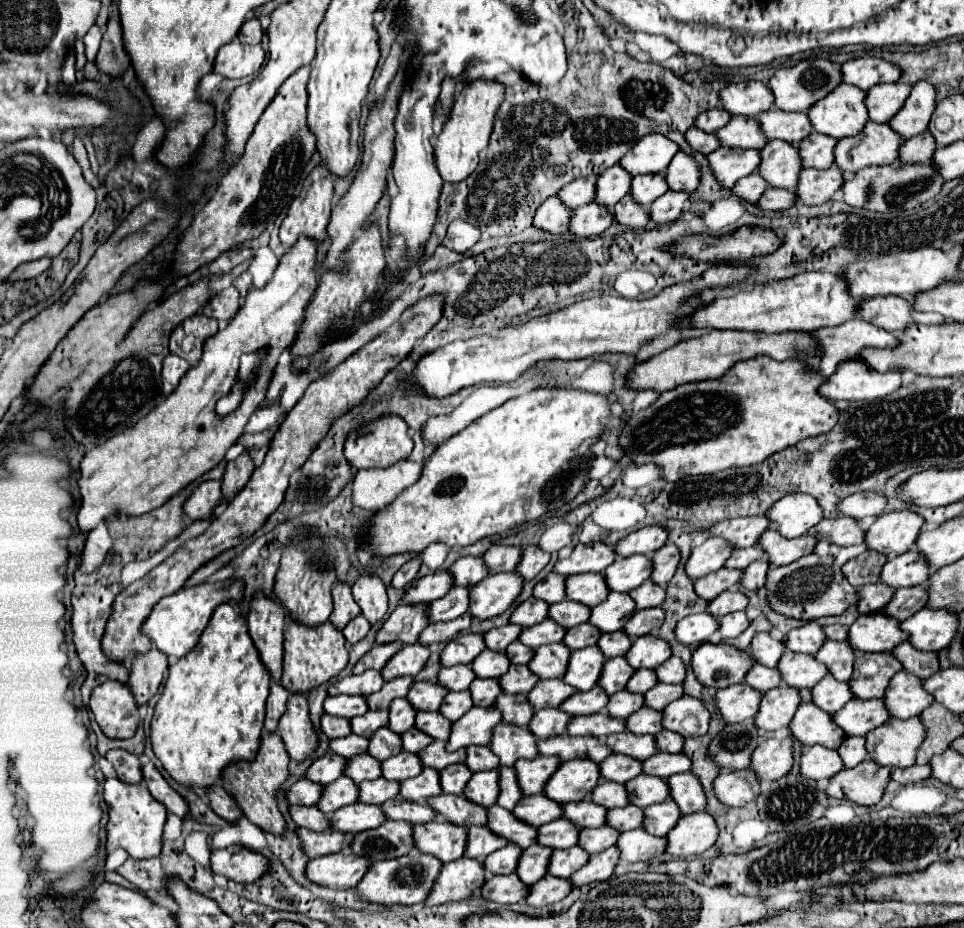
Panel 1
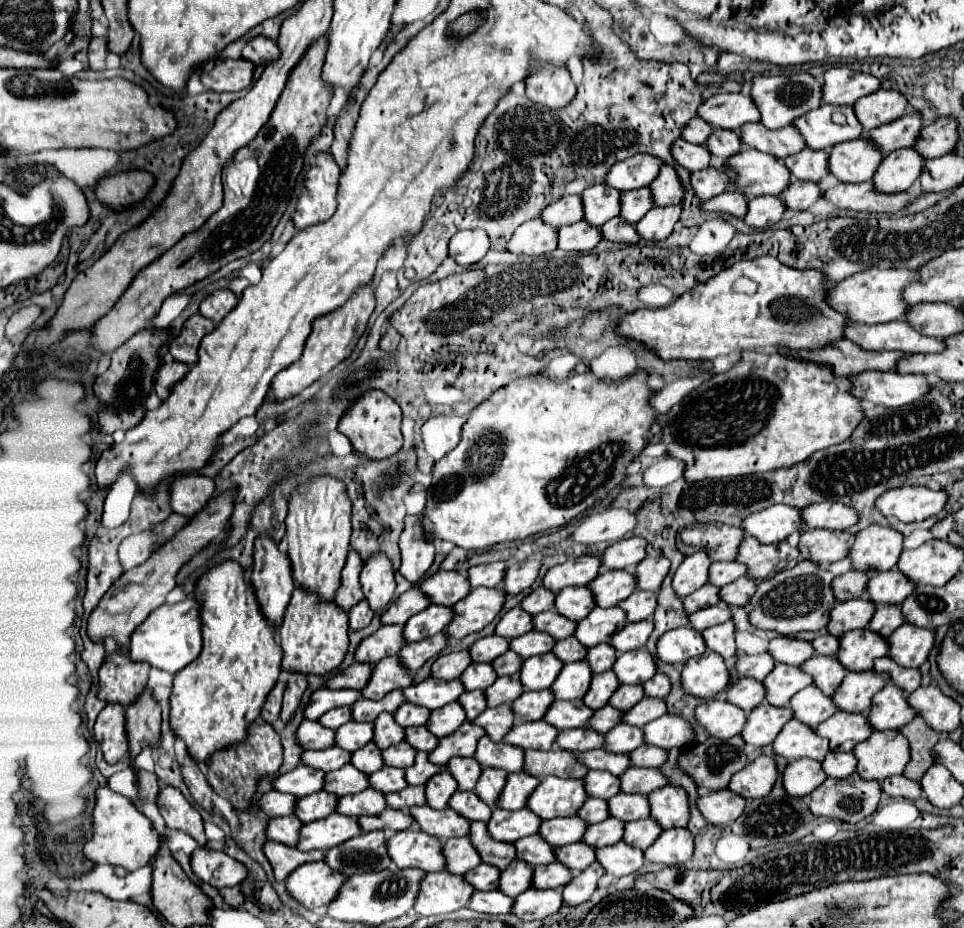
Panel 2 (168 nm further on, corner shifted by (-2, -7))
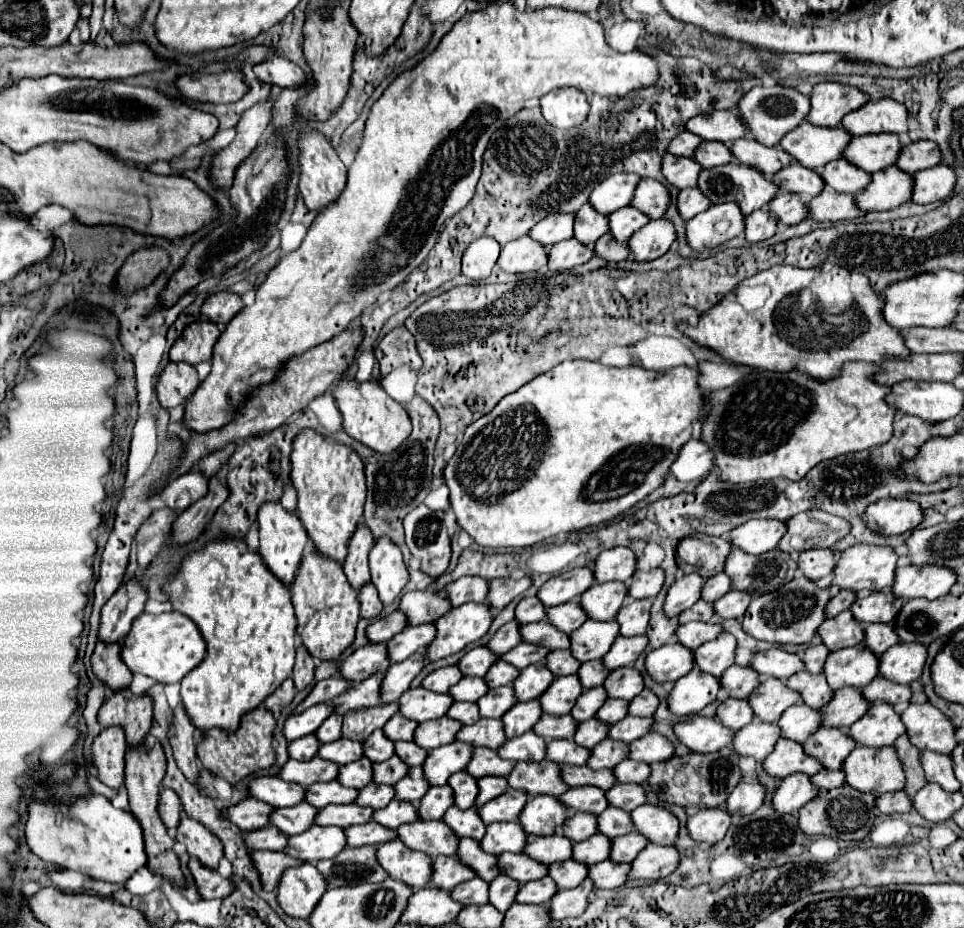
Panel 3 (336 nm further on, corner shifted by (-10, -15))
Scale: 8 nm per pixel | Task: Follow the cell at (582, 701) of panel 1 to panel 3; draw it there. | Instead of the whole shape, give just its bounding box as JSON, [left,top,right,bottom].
[533,713,577,739]

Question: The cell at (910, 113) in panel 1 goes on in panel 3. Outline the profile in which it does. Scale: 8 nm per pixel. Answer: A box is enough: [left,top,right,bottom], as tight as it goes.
[841,135,899,173]

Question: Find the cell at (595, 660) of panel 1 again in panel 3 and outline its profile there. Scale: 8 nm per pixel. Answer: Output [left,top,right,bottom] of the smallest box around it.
[537,675,583,715]

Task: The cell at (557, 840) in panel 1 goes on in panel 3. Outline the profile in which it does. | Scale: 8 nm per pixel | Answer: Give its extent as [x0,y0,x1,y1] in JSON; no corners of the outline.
[497,853,547,883]

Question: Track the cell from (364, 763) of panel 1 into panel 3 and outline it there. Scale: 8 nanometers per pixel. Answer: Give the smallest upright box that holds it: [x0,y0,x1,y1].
[305,781,359,809]

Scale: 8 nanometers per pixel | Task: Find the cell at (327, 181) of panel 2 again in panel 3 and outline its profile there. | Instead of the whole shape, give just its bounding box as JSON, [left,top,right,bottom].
[297,131,347,211]

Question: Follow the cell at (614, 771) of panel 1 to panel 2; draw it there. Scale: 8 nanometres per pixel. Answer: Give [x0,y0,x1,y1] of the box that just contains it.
[585,771,621,799]

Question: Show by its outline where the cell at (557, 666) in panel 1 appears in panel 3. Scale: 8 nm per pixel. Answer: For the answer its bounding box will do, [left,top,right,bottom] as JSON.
[513,663,555,701]

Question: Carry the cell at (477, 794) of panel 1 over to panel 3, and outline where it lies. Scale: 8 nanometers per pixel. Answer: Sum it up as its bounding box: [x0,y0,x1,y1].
[443,805,485,841]

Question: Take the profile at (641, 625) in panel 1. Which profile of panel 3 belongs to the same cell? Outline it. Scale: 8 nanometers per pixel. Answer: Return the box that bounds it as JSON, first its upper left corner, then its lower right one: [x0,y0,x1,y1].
[603,635,647,671]

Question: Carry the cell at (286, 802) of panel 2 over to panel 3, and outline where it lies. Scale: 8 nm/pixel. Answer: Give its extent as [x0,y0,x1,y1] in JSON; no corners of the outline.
[221,799,273,831]

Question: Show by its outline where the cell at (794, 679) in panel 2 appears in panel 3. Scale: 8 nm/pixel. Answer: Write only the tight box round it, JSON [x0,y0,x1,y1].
[747,677,799,723]

